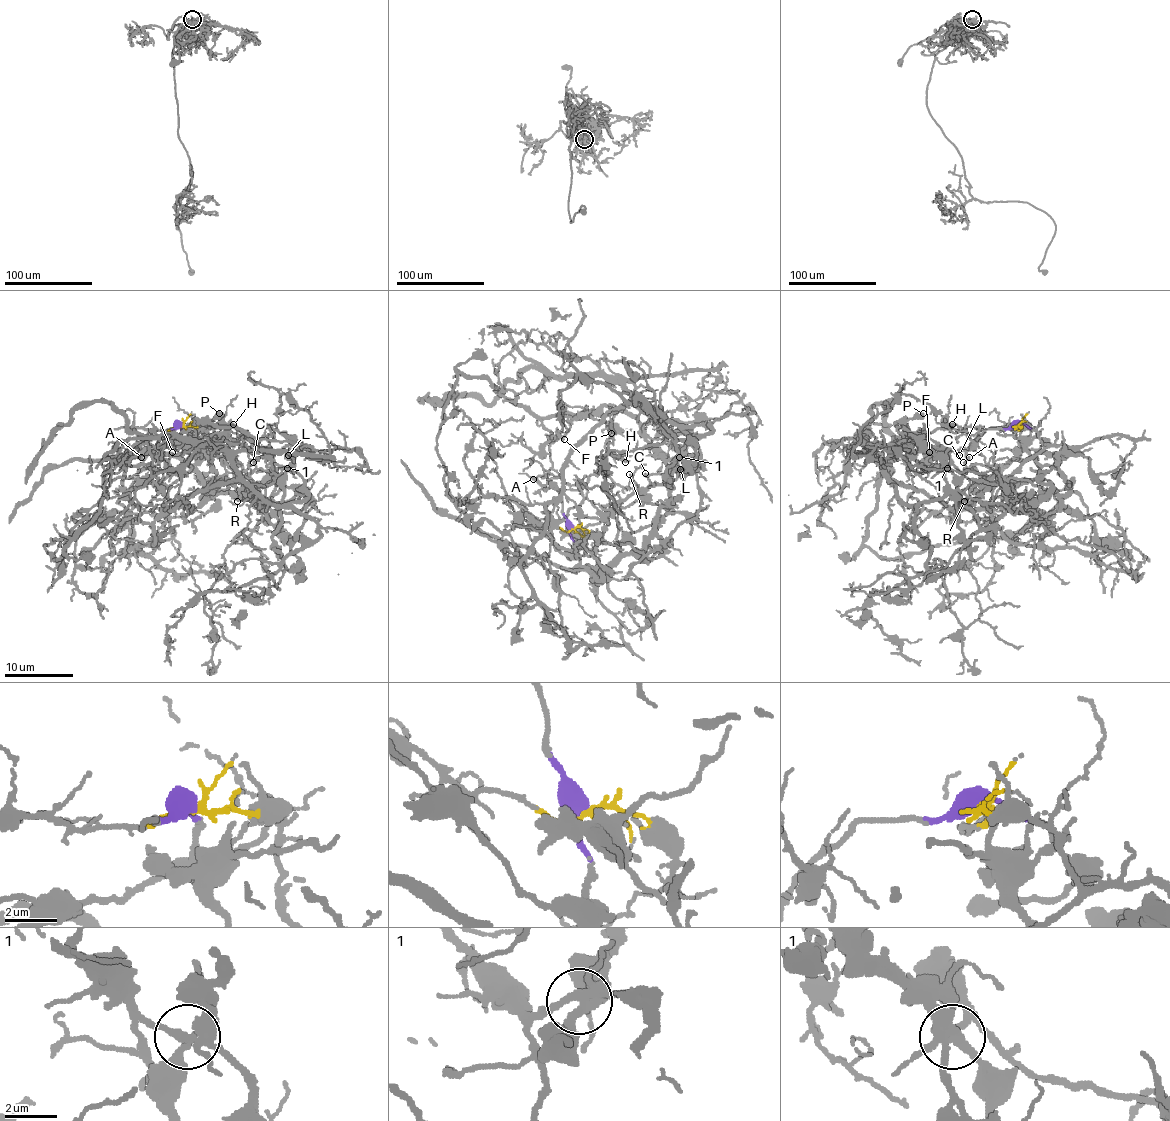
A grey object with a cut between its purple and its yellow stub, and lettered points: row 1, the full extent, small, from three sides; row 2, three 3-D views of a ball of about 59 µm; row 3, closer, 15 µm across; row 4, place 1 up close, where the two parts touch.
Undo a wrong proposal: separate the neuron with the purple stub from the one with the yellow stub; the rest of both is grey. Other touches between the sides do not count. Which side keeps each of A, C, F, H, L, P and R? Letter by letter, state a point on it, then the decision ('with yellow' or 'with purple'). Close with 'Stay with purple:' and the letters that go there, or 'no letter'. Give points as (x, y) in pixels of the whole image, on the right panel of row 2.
A: place (969, 457); with purple
C: place (963, 462); with purple
F: place (929, 452); with yellow
H: place (952, 424); with yellow
L: place (959, 455); with yellow
P: place (923, 413); with purple
R: place (964, 501); with yellow
Stay with purple: A, C, P

